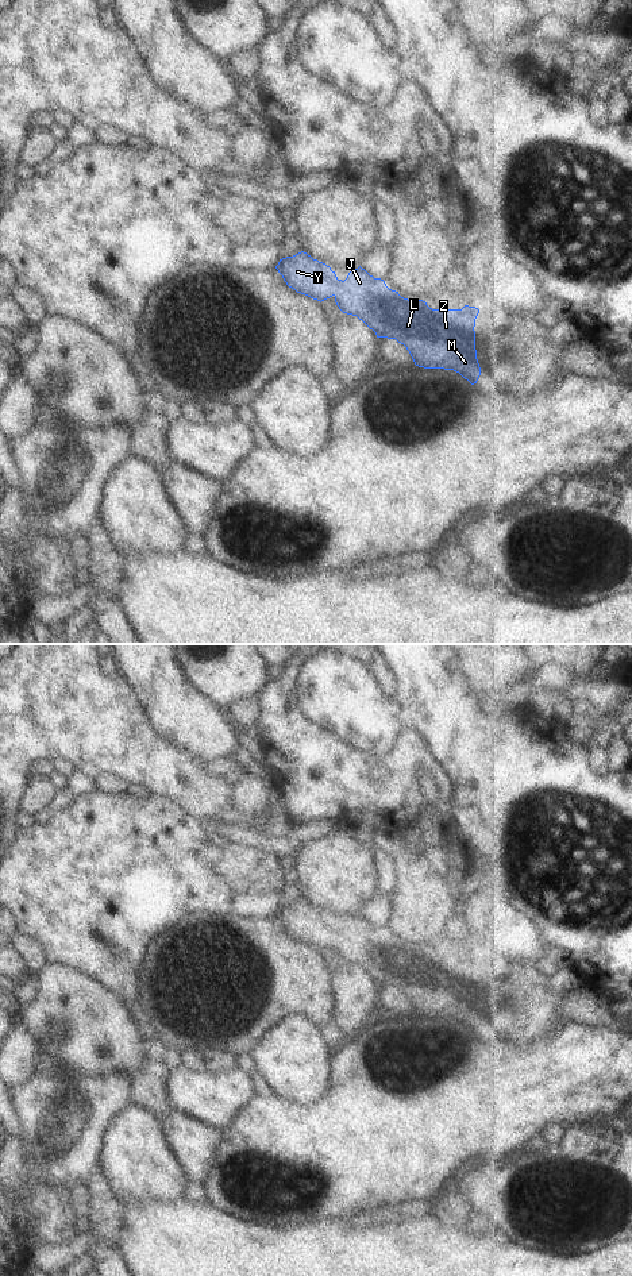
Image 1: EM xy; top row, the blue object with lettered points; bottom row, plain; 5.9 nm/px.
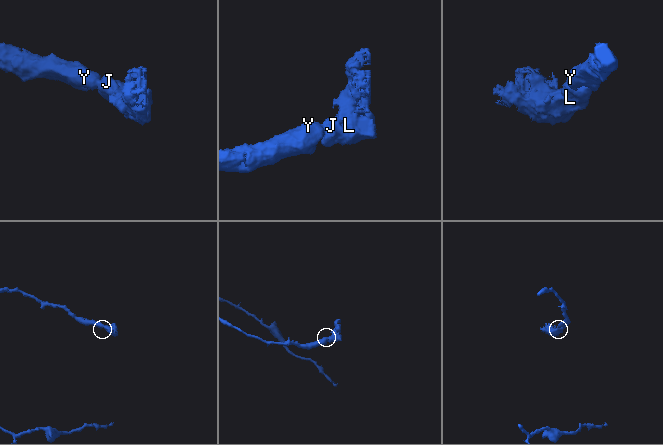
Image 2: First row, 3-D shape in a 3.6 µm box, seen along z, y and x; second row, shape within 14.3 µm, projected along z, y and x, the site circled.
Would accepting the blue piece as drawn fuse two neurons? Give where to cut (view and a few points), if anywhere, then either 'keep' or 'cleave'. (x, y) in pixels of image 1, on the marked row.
no cut; keep

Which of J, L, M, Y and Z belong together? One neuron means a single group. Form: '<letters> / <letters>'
J L M Y Z

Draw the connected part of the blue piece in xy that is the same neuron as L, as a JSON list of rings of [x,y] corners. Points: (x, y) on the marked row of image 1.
[[[304,251],[280,259],[275,269],[297,293],[320,302],[334,296],[343,313],[357,316],[377,338],[404,344],[416,366],[454,370],[477,383],[481,375],[474,331],[478,308],[432,309],[423,300],[401,297],[361,266],[342,281],[330,266]]]

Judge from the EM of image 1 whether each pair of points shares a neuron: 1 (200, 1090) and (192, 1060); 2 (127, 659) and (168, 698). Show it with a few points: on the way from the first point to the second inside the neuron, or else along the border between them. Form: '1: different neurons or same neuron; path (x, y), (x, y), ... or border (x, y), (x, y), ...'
1: different neurons; border (182, 1064), (199, 1072), (227, 1070)
2: same neuron; path (137, 667), (158, 689)

